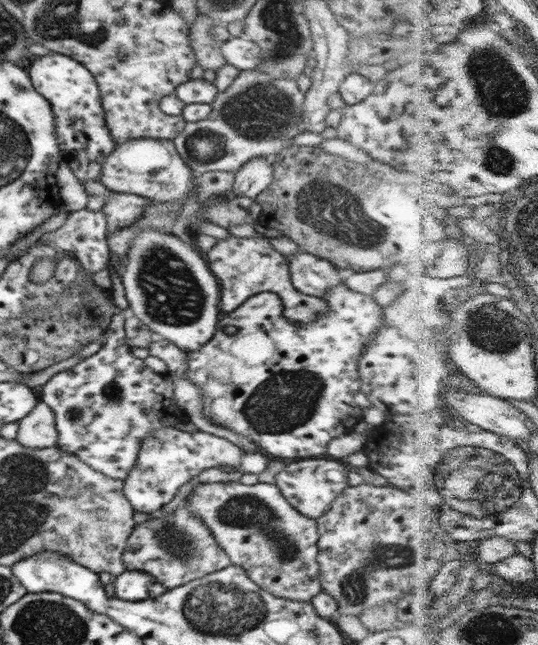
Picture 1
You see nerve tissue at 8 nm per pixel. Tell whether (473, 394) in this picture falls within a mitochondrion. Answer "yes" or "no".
no

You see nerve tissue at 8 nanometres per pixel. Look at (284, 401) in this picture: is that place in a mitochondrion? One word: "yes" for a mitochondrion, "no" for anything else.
yes

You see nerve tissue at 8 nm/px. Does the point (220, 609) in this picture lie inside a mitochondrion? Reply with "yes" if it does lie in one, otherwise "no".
yes

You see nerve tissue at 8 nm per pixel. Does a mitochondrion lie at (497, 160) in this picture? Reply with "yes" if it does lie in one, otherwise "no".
yes

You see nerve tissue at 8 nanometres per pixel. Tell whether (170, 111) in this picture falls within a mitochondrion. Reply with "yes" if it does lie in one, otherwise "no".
no

